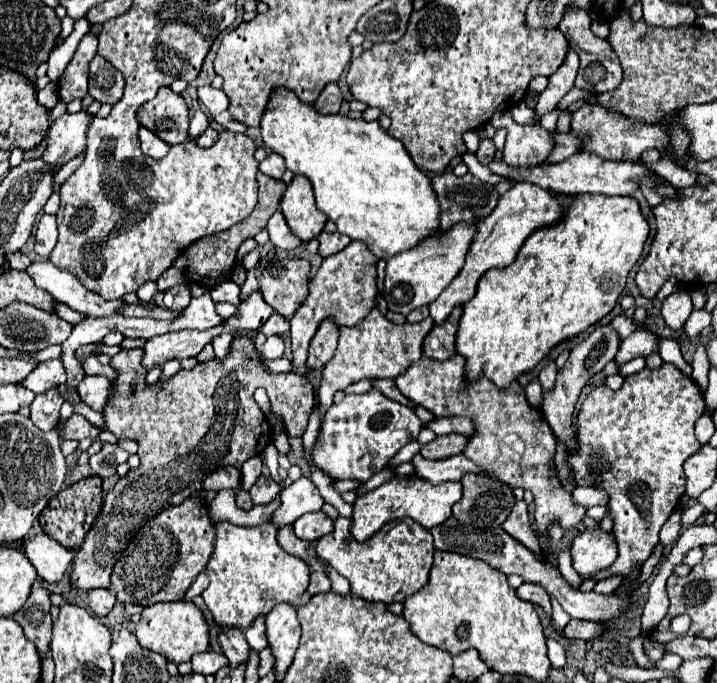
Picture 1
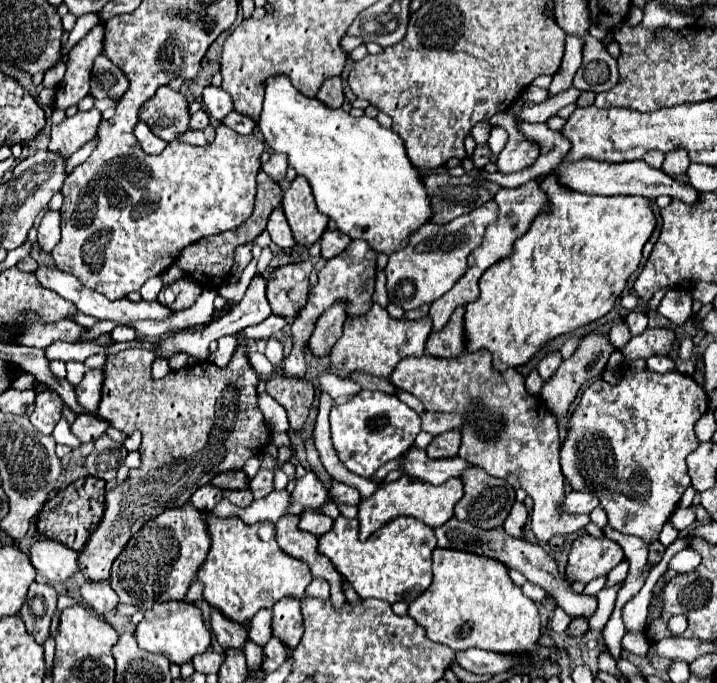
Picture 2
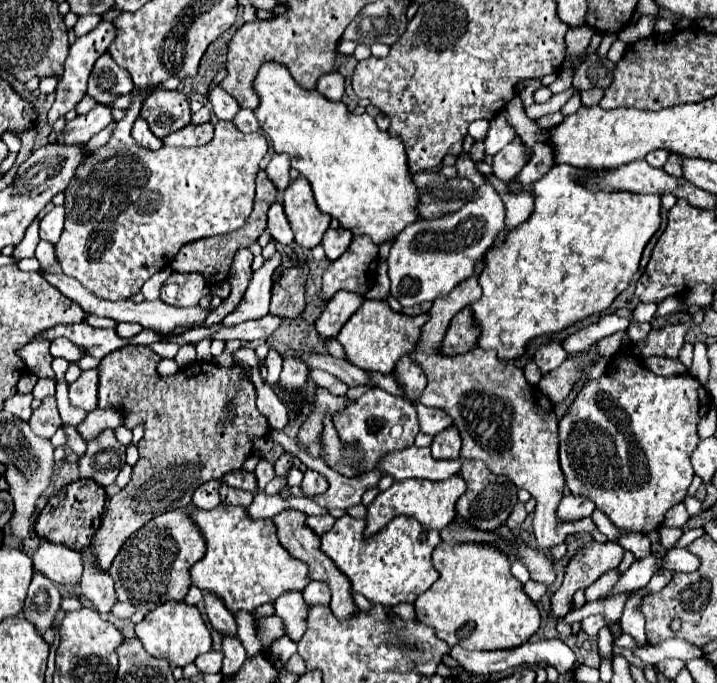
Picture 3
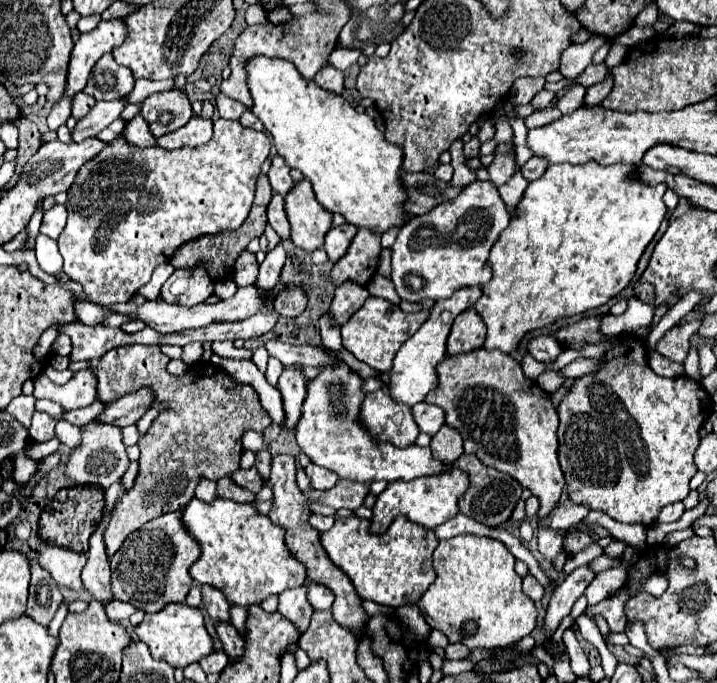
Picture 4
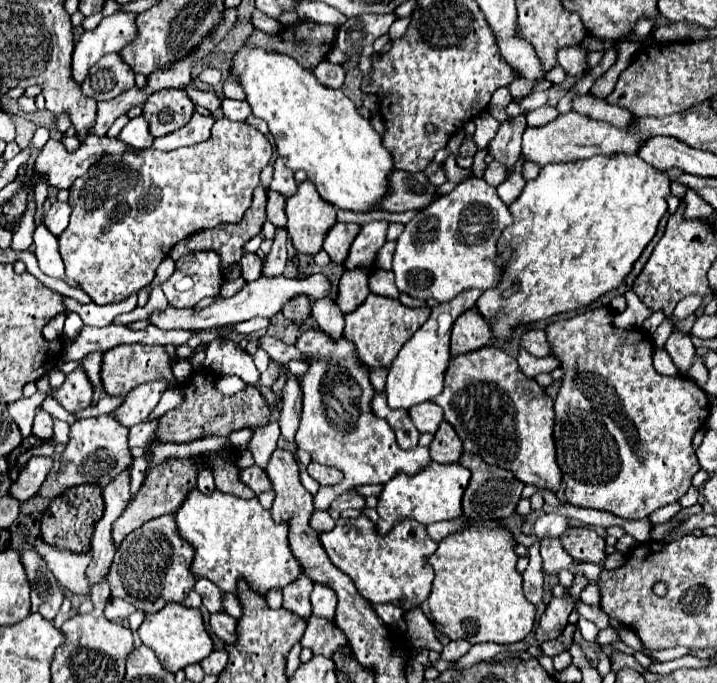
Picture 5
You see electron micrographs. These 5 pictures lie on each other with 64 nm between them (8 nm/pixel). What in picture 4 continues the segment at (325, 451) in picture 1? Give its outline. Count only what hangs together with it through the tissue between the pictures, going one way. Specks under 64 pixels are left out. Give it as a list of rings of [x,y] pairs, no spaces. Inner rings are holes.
[[[386,390],[366,394],[360,418],[372,436],[382,442],[390,440],[396,448],[412,446],[420,434],[410,406],[396,404]]]

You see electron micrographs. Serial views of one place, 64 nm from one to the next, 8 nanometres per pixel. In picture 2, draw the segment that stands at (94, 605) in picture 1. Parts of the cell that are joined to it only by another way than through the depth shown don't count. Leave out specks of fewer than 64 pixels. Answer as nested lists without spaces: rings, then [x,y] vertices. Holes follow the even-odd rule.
[[[86,580],[80,588],[82,598],[88,606],[92,606],[100,616],[114,610],[118,604],[118,596],[112,590],[108,580]]]

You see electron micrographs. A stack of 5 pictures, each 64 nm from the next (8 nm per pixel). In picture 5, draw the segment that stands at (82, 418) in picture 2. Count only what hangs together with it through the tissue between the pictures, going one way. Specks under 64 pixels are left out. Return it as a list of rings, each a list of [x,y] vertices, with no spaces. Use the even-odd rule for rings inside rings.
[[[154,380],[136,386],[132,392],[126,394],[124,404],[114,410],[114,416],[128,428],[146,422],[150,412],[156,408],[156,404],[160,402],[162,394],[168,388],[170,388],[168,380]]]

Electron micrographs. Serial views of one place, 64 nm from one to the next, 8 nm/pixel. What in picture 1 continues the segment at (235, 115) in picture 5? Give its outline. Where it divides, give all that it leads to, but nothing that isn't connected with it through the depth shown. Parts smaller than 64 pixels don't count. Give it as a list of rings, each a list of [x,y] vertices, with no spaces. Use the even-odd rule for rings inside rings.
[[[200,86],[198,98],[210,110],[212,116],[228,110],[228,96],[224,96],[224,90],[216,90],[212,86]]]

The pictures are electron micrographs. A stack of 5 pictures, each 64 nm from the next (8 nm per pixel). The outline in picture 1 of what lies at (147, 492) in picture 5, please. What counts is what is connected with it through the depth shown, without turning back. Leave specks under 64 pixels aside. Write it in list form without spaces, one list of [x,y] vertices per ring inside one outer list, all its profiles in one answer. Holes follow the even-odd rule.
[[[234,336],[224,362],[196,364],[192,370],[180,370],[162,384],[146,384],[142,354],[142,350],[120,350],[110,360],[118,376],[112,380],[112,396],[102,416],[106,428],[118,438],[138,440],[140,466],[104,494],[102,510],[74,556],[72,584],[82,592],[110,586],[112,566],[144,522],[200,492],[204,476],[210,476],[216,468],[242,468],[248,458],[260,454],[262,434],[266,448],[270,432],[264,412],[252,396],[258,386],[266,388],[272,410],[284,414],[290,436],[304,434],[314,406],[314,388],[308,378],[296,372],[268,372],[260,364],[260,354],[248,336]]]

